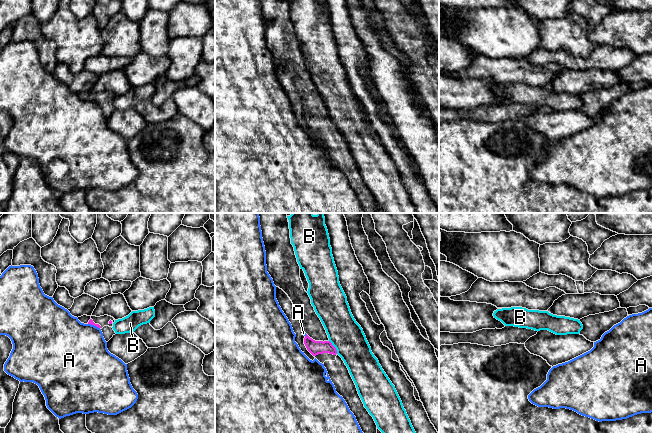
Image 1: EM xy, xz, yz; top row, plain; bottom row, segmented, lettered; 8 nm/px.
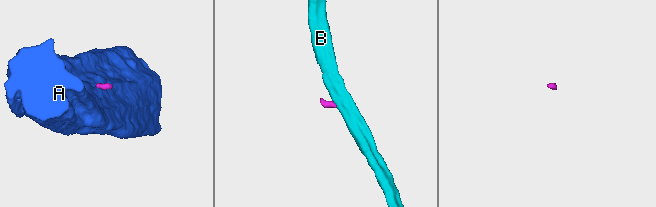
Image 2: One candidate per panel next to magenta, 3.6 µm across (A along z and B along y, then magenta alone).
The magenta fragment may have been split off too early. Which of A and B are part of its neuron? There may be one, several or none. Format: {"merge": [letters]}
{"merge": []}

